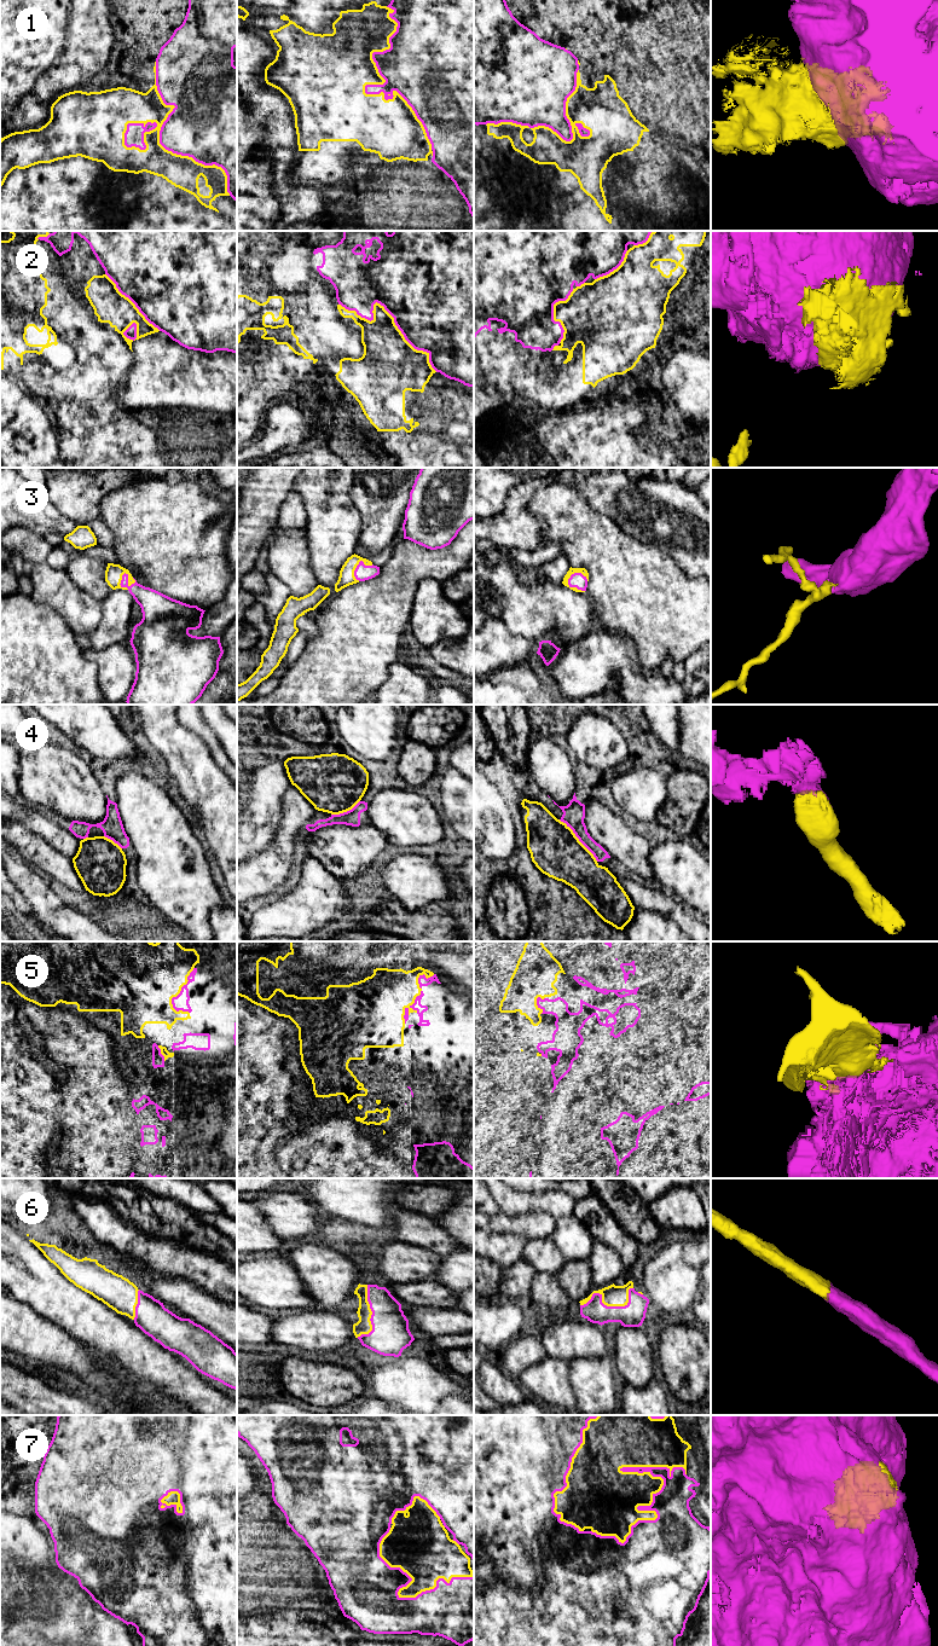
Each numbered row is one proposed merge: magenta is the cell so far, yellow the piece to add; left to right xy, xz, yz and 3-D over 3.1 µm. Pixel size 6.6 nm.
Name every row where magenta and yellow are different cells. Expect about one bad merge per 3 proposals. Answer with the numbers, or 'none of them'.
1, 2, 5

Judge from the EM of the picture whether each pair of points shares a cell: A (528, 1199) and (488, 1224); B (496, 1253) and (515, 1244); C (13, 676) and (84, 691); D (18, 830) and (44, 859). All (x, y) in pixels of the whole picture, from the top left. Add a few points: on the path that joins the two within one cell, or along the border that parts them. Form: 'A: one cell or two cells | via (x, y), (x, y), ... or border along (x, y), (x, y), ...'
A: two cells | border along (501, 1210), (509, 1216), (534, 1213)
B: one cell | via (501, 1250), (510, 1247)
C: one cell | via (30, 690), (67, 690)
D: one cell | via (24, 838), (39, 852)

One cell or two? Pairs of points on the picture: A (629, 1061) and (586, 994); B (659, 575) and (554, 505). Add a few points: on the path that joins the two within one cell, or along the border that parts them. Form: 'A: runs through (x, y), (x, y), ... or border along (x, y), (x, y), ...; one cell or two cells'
A: runs through (614, 1045), (584, 1015), (583, 1010); one cell
B: runs through (632, 574), (580, 522); one cell

